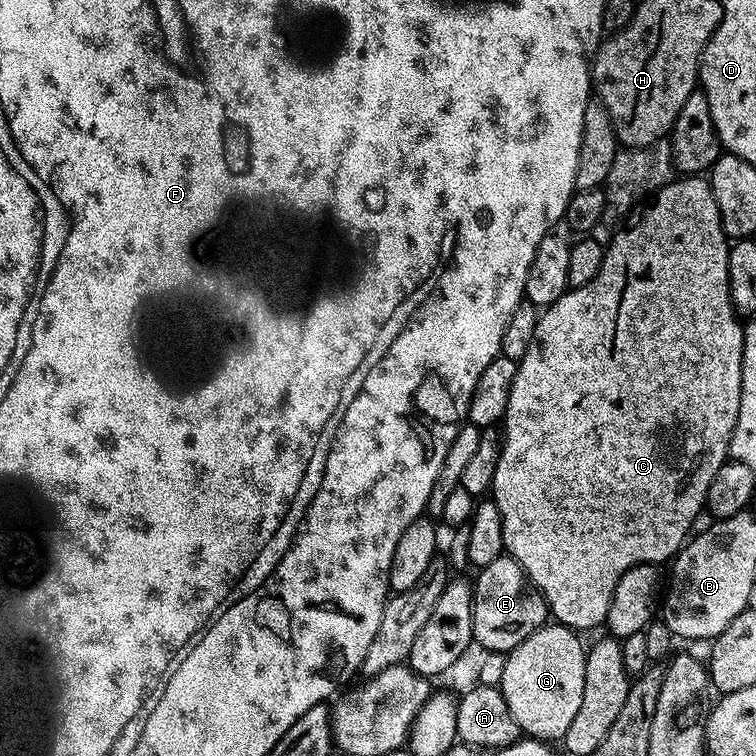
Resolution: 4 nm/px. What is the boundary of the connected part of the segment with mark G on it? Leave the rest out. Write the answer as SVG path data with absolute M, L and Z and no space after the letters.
M559 622L545 623L534 634L507 653L504 669L500 672L498 687L506 698L506 706L510 706L510 714L514 714L514 722L518 722L521 733L525 737L545 742L563 741L566 730L570 730L570 722L574 722L578 714L578 706L582 706L582 690L586 686L586 644L579 640L577 633Z

